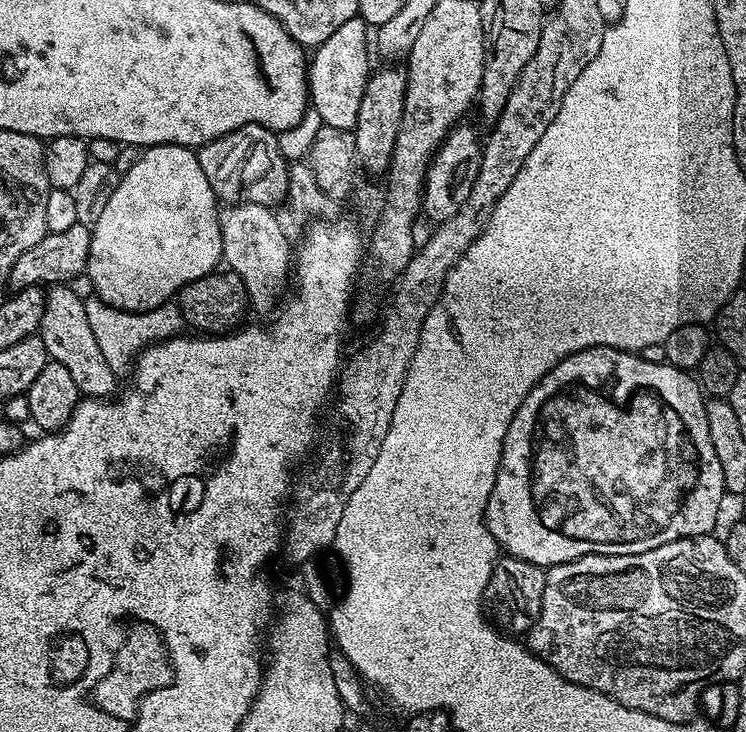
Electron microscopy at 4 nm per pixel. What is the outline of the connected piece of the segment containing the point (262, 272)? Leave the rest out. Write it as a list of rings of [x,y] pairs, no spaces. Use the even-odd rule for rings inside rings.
[[[228,204],[220,210],[223,263],[245,284],[251,303],[268,308],[290,284],[290,265],[294,260],[294,248],[282,234],[278,222],[281,217],[272,208],[261,204]]]

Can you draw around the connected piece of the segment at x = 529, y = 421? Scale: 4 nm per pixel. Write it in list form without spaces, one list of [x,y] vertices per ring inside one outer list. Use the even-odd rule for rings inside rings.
[[[587,348],[558,362],[558,366],[547,372],[532,387],[530,394],[526,394],[522,406],[518,406],[510,422],[510,430],[506,430],[498,474],[486,513],[488,529],[497,545],[509,556],[517,556],[541,566],[551,566],[583,556],[642,554],[646,550],[666,546],[666,542],[711,533],[720,516],[720,503],[726,500],[726,493],[722,482],[722,466],[718,466],[718,454],[714,454],[714,446],[710,446],[710,430],[704,409],[706,397],[699,383],[688,376],[691,375],[685,369],[676,368],[673,364],[646,362],[635,352],[623,352],[617,348]]]

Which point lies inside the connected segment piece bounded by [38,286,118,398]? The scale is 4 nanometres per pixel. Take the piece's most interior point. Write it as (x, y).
(65, 331)

